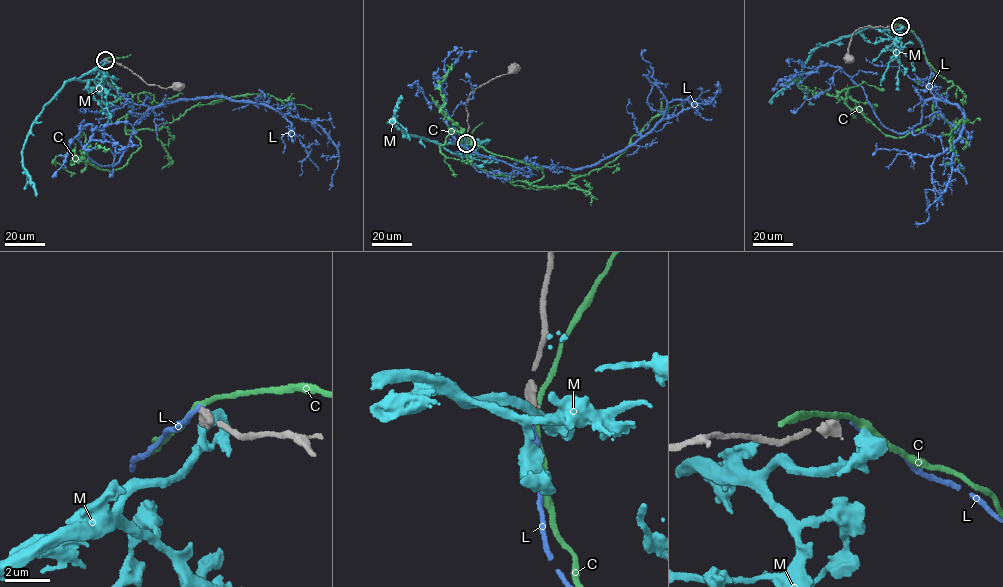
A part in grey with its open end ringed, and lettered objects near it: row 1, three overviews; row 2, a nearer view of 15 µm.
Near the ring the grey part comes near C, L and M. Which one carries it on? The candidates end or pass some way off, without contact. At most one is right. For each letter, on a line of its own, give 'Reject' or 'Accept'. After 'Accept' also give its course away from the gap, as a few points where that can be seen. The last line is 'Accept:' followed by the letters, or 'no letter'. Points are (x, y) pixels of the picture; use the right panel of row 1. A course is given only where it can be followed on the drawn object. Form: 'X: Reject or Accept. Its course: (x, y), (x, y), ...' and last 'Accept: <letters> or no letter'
C: Reject
L: Reject
M: Reject
Accept: no letter

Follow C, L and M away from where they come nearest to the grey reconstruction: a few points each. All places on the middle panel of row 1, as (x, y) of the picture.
C: (467, 144), (478, 168), (516, 185), (543, 175), (475, 144), (446, 116), (439, 85), (451, 63)
L: (466, 144), (486, 172), (539, 166), (526, 172), (451, 134), (441, 86), (458, 56), (467, 58)
M: (467, 144), (440, 145), (406, 134), (390, 123), (395, 107), (403, 99)

